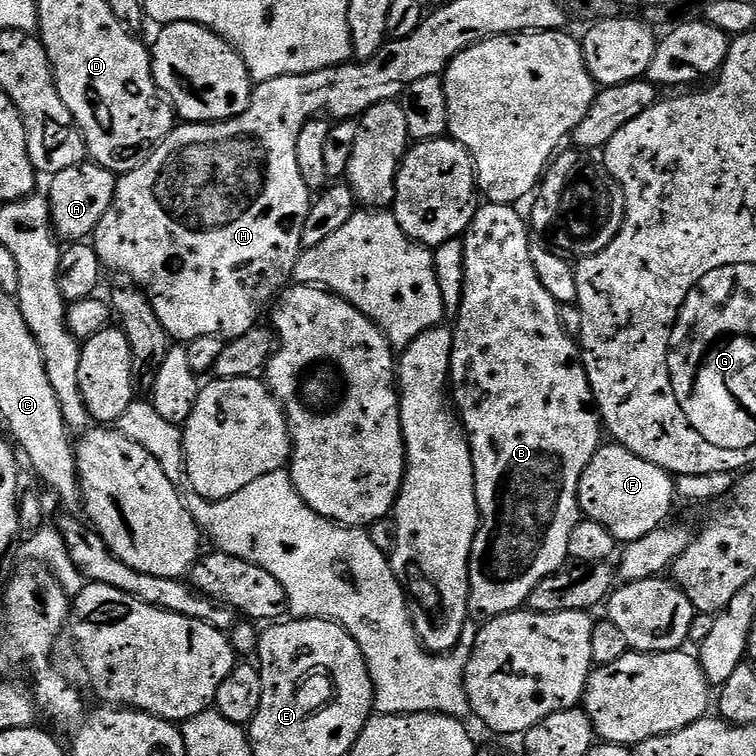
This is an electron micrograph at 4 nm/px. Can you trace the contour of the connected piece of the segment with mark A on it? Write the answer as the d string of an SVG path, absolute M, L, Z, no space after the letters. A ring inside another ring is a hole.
M85 162L79 164L78 166L70 166L70 170L62 170L57 174L57 176L51 177L50 183L52 184L46 189L46 195L48 198L48 210L50 215L52 215L52 230L56 233L57 237L64 242L84 242L89 239L95 233L98 222L102 222L102 214L106 214L106 210L110 210L110 202L114 202L114 190L116 189L116 182L118 176L117 173L112 172L108 168L103 168L101 164L95 162Z

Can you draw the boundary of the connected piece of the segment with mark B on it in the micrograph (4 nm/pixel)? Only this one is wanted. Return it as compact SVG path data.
M481 203L473 211L472 221L468 227L468 231L462 237L464 243L464 297L460 300L460 317L454 323L454 331L452 333L452 357L450 358L450 396L454 401L455 407L458 409L461 424L464 425L464 433L468 435L468 445L472 451L472 461L474 462L474 482L476 483L476 501L478 502L478 510L480 511L480 528L476 531L476 537L472 543L472 553L468 559L468 614L473 621L487 622L494 619L495 616L504 616L508 612L515 612L523 609L530 598L530 590L534 590L534 586L538 586L538 582L542 582L542 578L546 578L550 574L554 574L558 569L565 567L569 563L568 547L570 546L570 534L574 530L574 526L582 518L580 511L580 503L578 502L578 482L582 478L582 470L586 470L586 466L590 462L590 458L594 458L596 449L601 447L602 439L600 440L600 432L602 436L602 421L594 407L592 391L588 385L588 379L584 373L584 366L580 362L578 355L578 344L575 339L562 326L560 321L561 305L554 302L554 298L550 298L550 293L546 290L546 286L542 286L542 282L538 282L538 274L534 274L534 262L530 262L530 228L522 217L516 213L517 209L511 204L489 204Z

